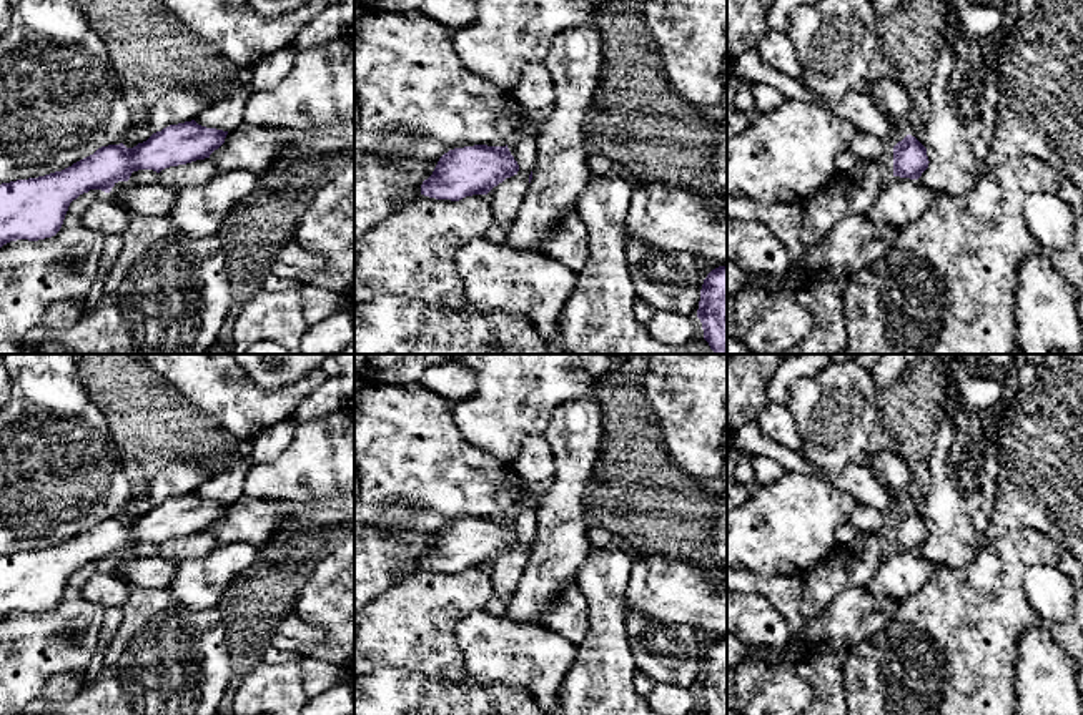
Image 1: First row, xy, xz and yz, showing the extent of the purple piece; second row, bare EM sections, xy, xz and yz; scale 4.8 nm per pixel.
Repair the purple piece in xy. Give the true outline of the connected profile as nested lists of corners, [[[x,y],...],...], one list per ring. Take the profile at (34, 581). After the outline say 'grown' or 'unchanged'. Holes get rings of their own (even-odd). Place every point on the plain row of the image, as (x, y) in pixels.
[[[195,492],[170,497],[133,520],[123,515],[98,520],[72,539],[38,550],[0,557],[0,620],[10,614],[38,614],[55,609],[68,579],[90,562],[110,565],[133,544],[186,537],[210,530],[228,504],[206,500]]]; unchanged

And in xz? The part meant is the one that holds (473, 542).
[[[507,517],[454,520],[439,530],[433,547],[423,554],[421,567],[451,574],[472,567],[487,567],[517,544],[519,537]]]; unchanged

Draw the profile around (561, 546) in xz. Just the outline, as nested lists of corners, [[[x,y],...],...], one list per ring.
[[[597,399],[567,401],[557,406],[549,419],[544,437],[554,456],[554,476],[552,484],[537,500],[532,552],[516,595],[507,604],[507,615],[514,622],[546,627],[542,610],[552,604],[562,589],[576,584],[577,570],[587,560],[591,542],[589,527],[582,517],[582,494],[599,457],[602,434],[604,414]]]

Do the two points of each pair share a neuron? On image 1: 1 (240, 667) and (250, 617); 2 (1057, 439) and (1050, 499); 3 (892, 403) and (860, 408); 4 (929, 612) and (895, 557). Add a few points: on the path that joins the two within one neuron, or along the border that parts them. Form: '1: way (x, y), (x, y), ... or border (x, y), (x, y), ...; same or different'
1: way (245, 655), (248, 629); same
2: way (1057, 454), (1057, 476), (1050, 484); same
3: border (869, 371), (879, 393), (877, 426); different
4: border (935, 562), (932, 576), (915, 592), (897, 601); different

